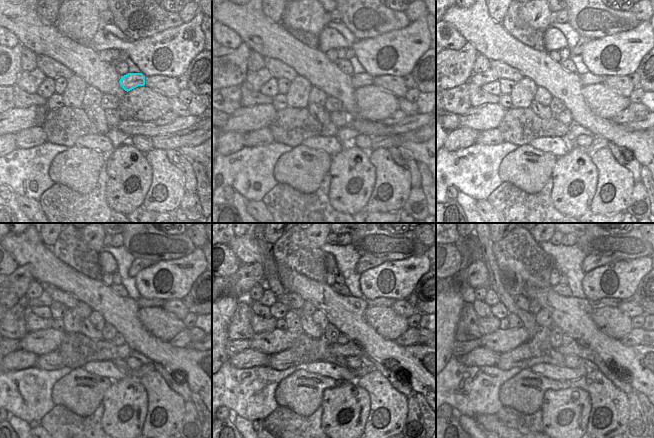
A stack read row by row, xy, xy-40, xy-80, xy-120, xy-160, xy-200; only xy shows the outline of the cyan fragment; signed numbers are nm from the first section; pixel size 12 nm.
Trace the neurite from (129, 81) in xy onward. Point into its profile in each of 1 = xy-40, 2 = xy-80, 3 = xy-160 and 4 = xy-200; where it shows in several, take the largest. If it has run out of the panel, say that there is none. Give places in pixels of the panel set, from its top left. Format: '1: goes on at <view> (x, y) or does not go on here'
1: goes on at xy-40 (357, 80)
2: goes on at xy-80 (588, 78)
3: goes on at xy-160 (380, 301)
4: goes on at xy-200 (614, 302)

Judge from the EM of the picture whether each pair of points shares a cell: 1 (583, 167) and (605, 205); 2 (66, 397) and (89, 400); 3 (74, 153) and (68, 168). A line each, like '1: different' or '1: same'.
1: different
2: same
3: same

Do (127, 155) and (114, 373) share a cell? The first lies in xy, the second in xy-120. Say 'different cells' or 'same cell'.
different cells

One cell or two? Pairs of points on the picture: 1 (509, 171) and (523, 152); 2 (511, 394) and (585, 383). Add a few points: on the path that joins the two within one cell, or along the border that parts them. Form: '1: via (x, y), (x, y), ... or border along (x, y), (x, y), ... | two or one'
1: via (514, 166), (523, 157) | one
2: via (529, 389), (538, 389), (543, 384), (567, 384) | one

